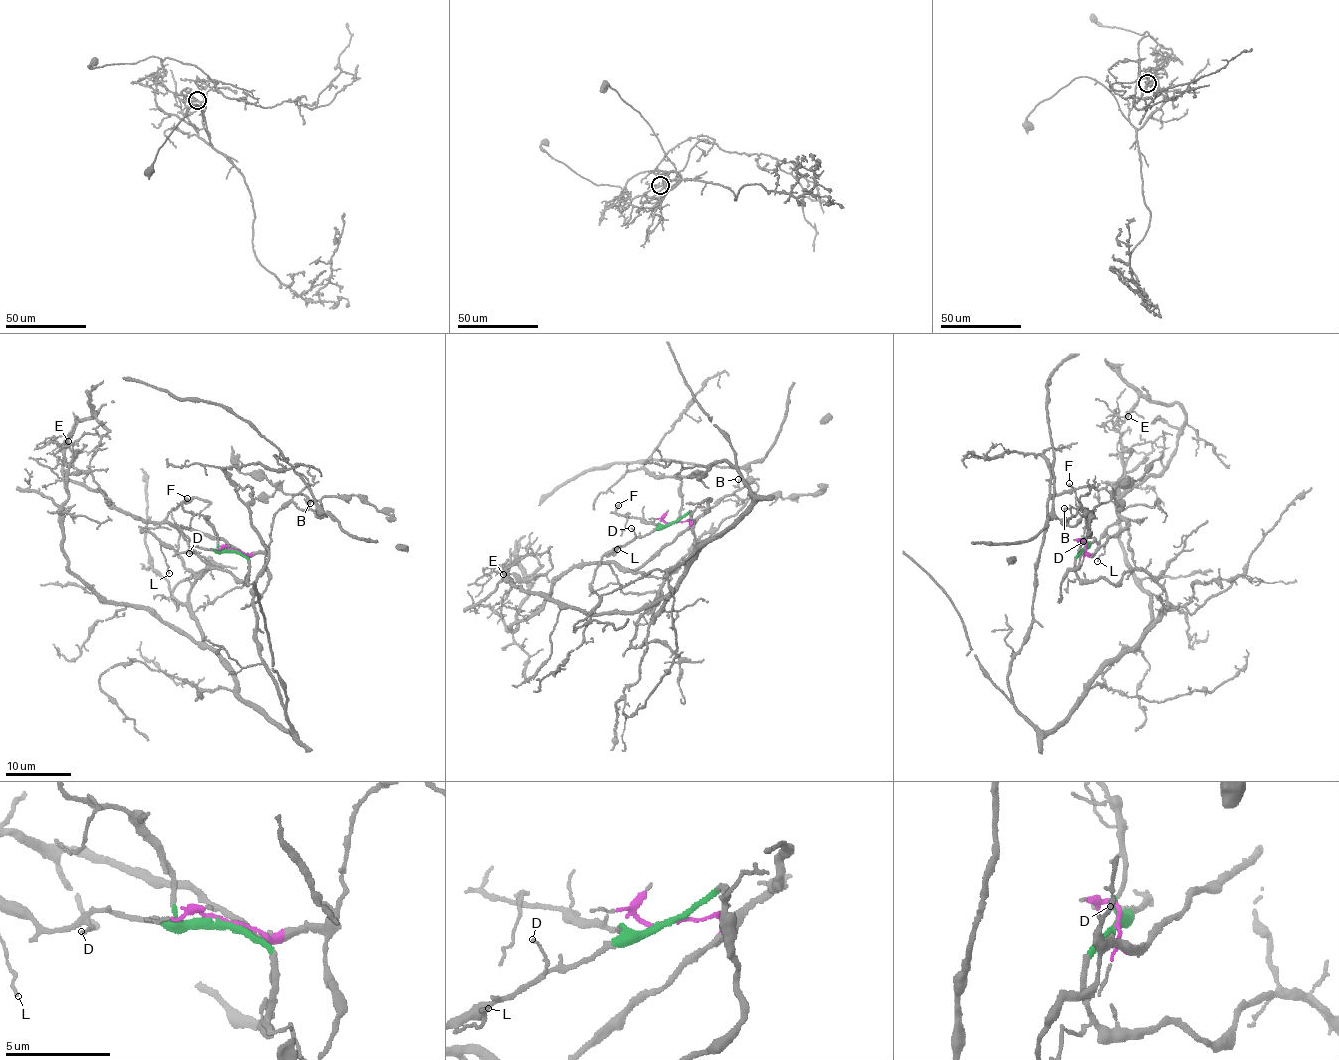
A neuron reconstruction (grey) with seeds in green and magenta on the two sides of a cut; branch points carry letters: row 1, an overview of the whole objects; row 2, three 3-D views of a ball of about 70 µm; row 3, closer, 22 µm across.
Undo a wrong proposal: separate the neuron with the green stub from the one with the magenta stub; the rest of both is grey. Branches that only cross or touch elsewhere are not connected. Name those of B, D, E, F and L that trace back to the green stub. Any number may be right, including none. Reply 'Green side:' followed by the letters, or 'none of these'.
Green side: D, F, L

